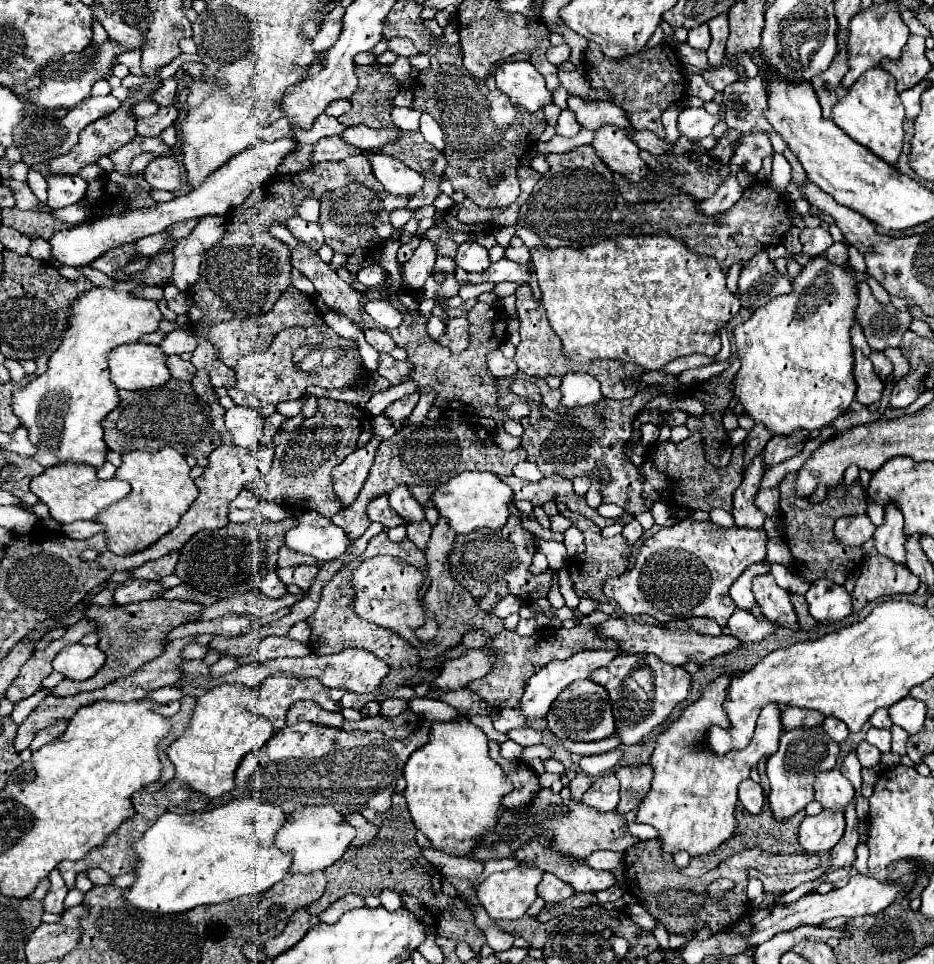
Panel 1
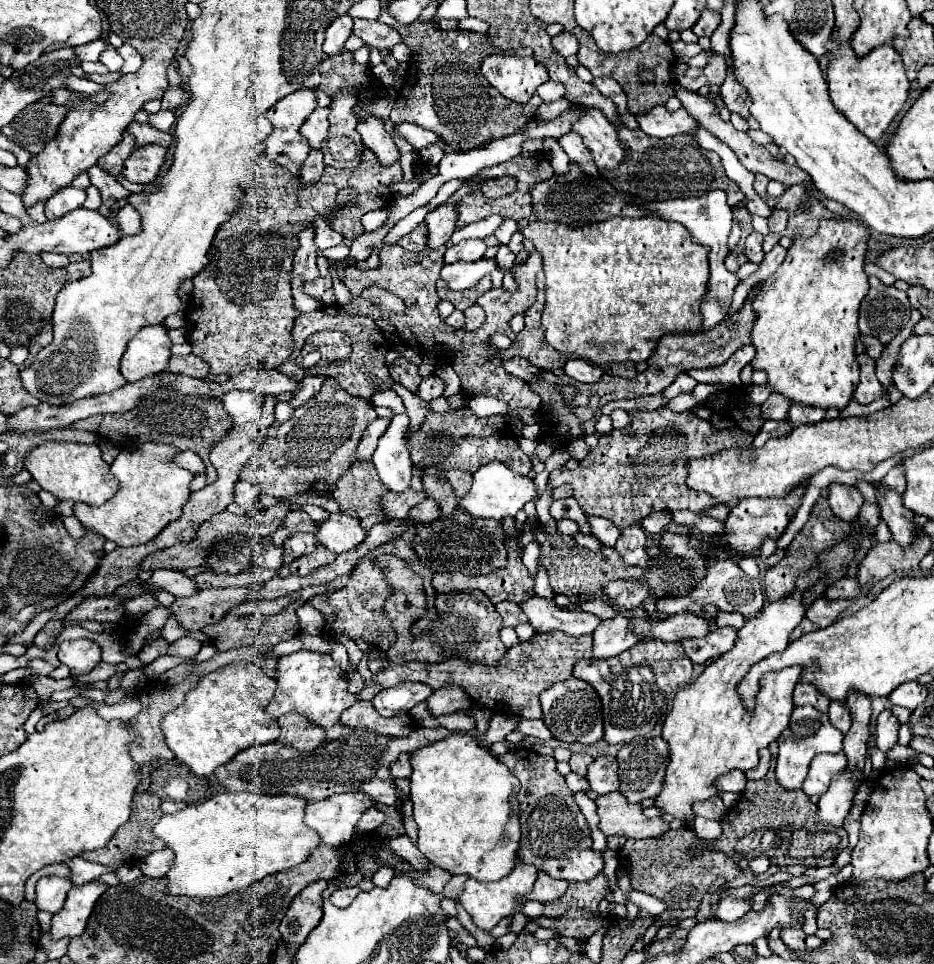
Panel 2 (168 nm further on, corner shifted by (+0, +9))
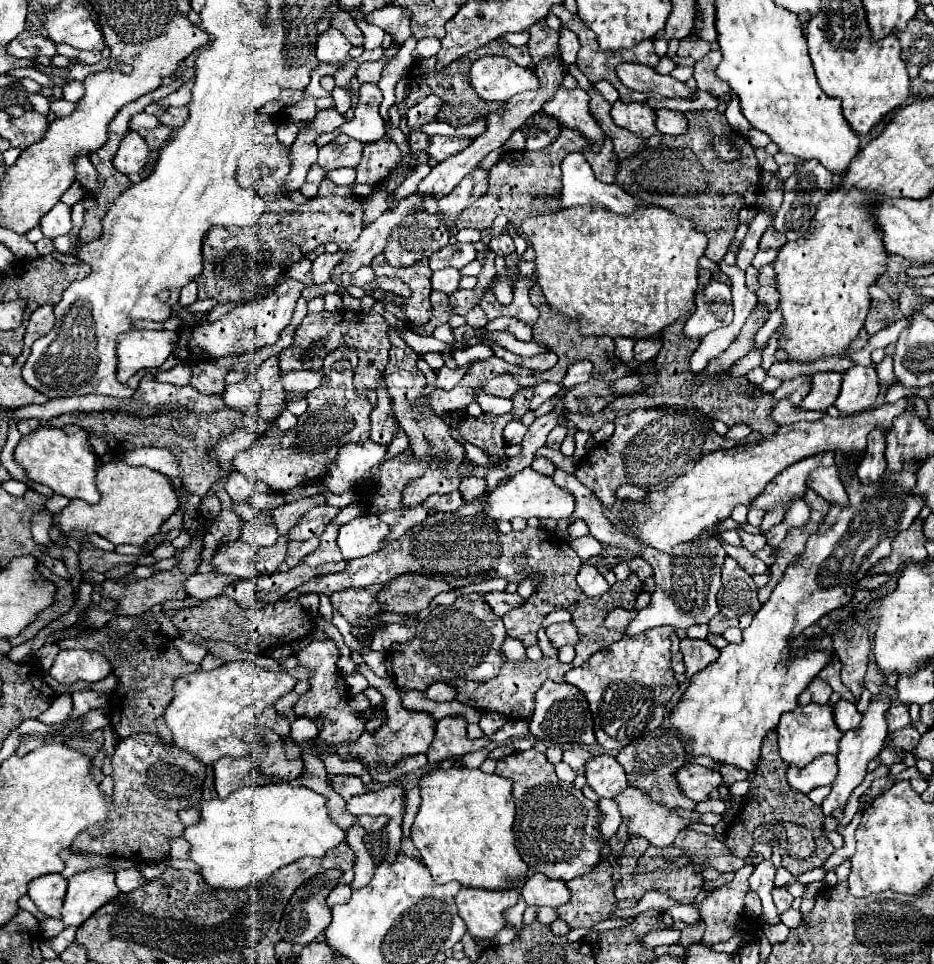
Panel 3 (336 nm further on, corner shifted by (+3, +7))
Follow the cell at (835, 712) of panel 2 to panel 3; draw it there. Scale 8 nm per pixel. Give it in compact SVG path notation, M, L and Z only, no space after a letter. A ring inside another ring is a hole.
M840 699L840 701L832 703L832 709L834 709L834 721L836 721L836 725L838 725L840 731L850 731L850 729L854 729L854 727L860 725L862 715L858 713L858 709L856 709L854 703Z

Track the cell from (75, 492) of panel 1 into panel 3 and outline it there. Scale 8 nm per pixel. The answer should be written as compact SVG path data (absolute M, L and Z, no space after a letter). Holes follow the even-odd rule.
M78 425L58 427L42 427L38 433L20 439L14 449L14 459L24 467L32 481L48 485L54 493L64 495L68 499L82 499L86 503L98 503L102 499L96 487L96 469L98 457L88 443L86 431Z

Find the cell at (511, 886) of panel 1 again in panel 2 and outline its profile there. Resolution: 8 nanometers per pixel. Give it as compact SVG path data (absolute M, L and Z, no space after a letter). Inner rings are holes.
M517 863L517 867L503 879L493 881L493 883L485 883L485 881L477 881L477 879L467 879L465 881L465 889L459 893L459 903L461 907L469 913L469 917L473 919L473 923L483 929L483 931L491 931L505 915L511 913L513 903L517 901L517 895L525 895L533 889L533 883L537 879L537 867L533 865L525 865L525 863Z

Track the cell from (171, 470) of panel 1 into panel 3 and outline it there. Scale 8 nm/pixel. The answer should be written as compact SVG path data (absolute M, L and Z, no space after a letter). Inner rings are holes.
M124 461L100 465L98 491L102 493L102 501L96 505L86 501L70 501L68 507L64 507L64 513L58 515L58 525L64 535L72 529L80 529L98 533L114 545L144 545L178 509L178 499L170 477L148 467L132 467Z

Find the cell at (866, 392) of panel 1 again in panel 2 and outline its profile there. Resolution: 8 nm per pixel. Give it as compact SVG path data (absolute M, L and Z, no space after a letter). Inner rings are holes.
M865 353L857 355L857 363L859 363L861 379L853 391L853 401L861 403L861 405L869 405L871 401L879 399L885 393L885 389L875 375L875 361L869 359L869 355L865 355Z

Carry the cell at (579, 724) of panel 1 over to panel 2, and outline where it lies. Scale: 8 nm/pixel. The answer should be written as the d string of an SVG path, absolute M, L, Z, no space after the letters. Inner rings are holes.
M567 679L561 683L553 683L539 695L539 703L543 709L543 723L551 731L551 735L565 743L597 743L603 739L603 713L601 699L593 687L581 679Z

